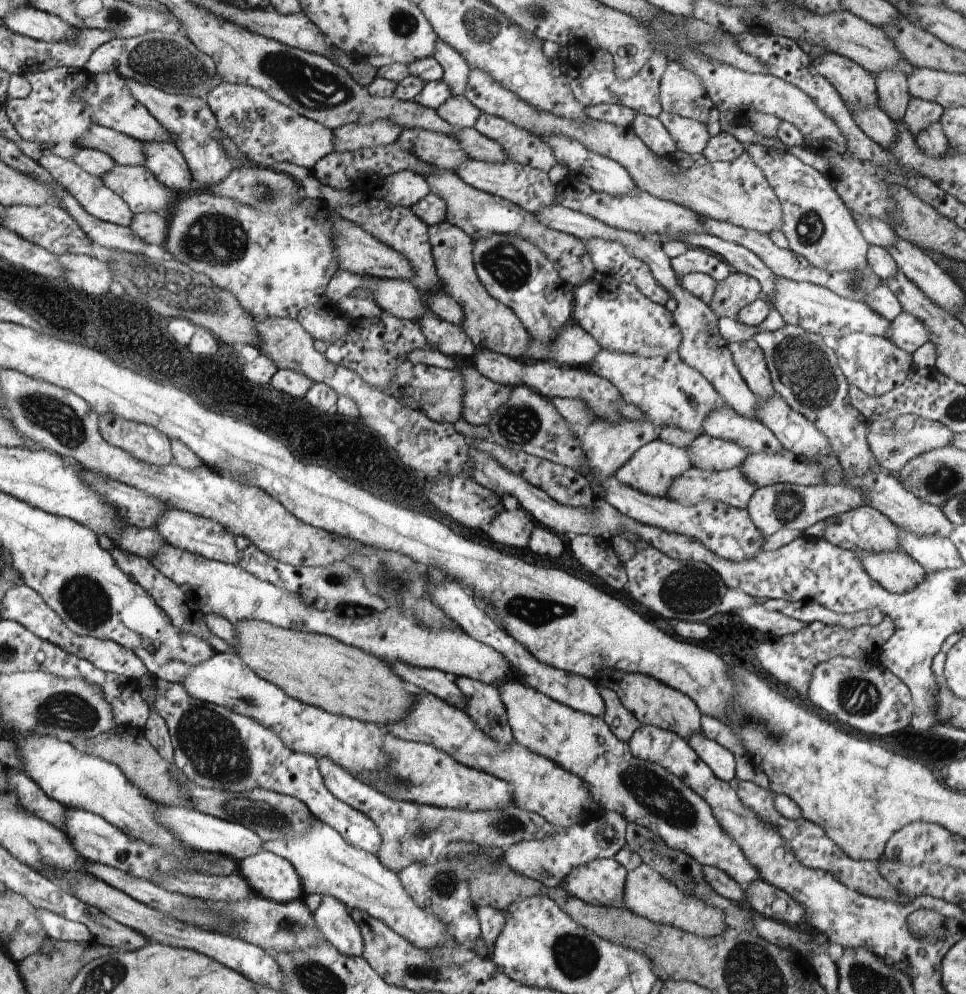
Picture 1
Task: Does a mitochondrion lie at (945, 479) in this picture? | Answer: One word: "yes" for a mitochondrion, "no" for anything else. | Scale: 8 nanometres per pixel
yes

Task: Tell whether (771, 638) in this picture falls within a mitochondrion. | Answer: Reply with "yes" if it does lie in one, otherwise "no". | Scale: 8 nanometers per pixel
no

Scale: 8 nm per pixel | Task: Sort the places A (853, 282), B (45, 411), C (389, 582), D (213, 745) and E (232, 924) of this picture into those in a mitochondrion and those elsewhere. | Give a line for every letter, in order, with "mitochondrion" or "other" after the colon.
A: mitochondrion
B: mitochondrion
C: mitochondrion
D: mitochondrion
E: other

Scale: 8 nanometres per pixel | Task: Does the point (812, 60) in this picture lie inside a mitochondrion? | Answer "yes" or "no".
no

